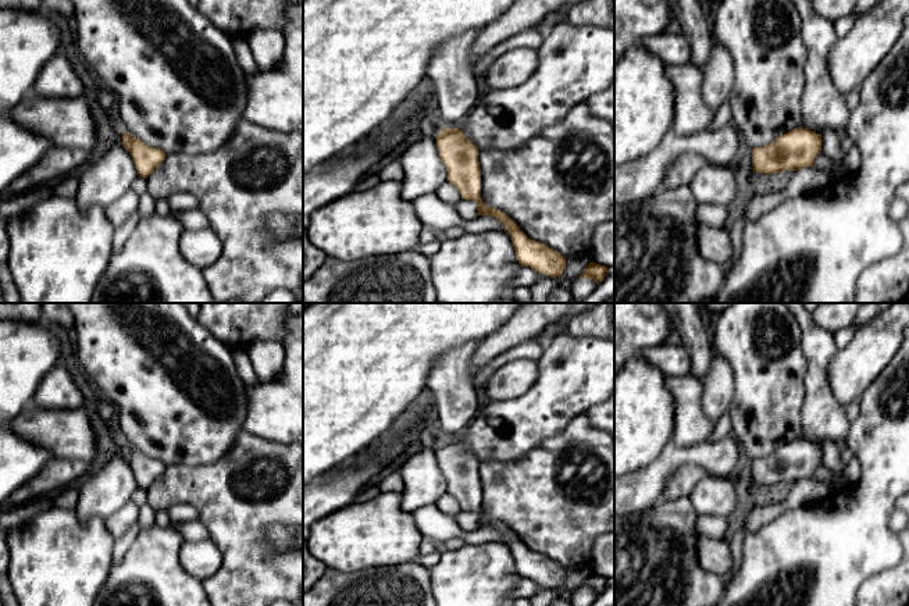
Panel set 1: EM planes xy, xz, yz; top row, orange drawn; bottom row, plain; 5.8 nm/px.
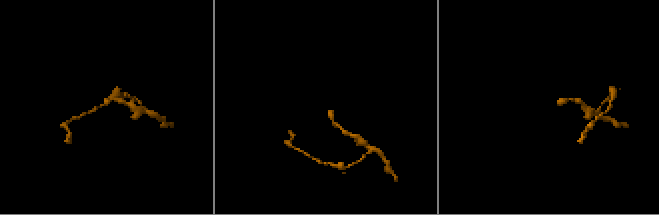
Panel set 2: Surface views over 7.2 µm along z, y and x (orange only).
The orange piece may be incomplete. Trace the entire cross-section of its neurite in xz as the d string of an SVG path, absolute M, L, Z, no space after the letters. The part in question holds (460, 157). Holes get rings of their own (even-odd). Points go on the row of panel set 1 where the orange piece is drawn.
M466 31L449 39L427 69L427 76L435 85L438 122L442 128L436 136L438 154L446 167L448 181L456 186L461 199L475 202L478 215L492 215L505 225L518 264L557 278L563 274L566 259L552 247L530 239L503 211L482 203L478 149L454 126L475 107L482 92L470 65L477 35L477 31Z

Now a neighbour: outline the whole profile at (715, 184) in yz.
M706 164L692 179L691 192L698 204L730 206L737 195L734 165Z

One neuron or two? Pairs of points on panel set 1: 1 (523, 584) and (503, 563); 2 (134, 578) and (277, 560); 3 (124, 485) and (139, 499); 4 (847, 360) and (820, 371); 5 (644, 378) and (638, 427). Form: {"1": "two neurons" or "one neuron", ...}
{"1": "two neurons", "2": "two neurons", "3": "two neurons", "4": "two neurons", "5": "one neuron"}

